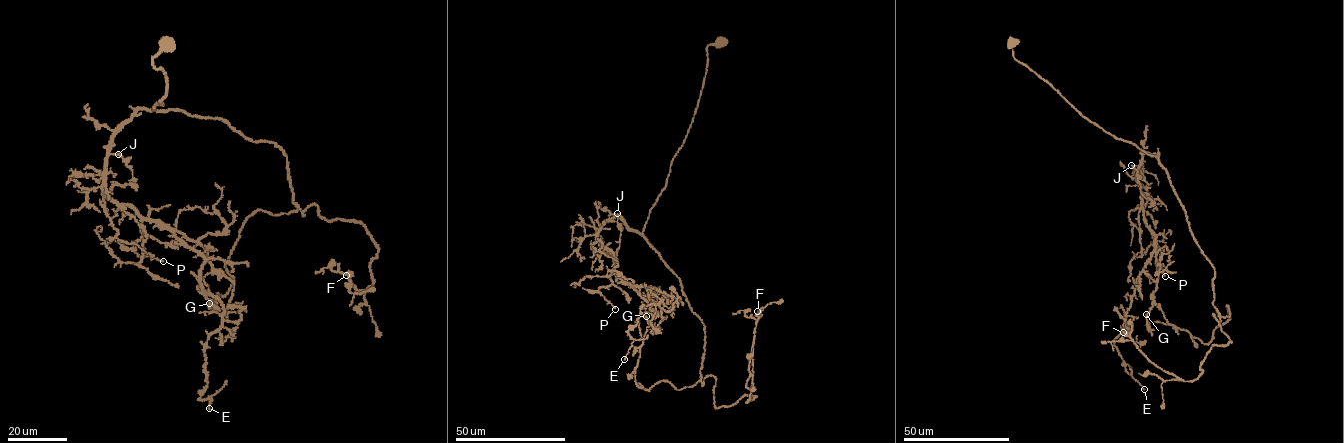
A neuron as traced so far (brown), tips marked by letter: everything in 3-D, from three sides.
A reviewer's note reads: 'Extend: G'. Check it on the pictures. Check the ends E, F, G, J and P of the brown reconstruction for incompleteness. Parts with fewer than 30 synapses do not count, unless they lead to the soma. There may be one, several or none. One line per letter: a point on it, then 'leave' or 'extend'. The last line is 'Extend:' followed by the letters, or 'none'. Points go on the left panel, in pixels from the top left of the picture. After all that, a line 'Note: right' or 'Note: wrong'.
E: at (209, 408); leave
F: at (346, 275); leave
G: at (209, 303); leave
J: at (118, 154); leave
P: at (163, 261); leave
Extend: none
Note: wrong

